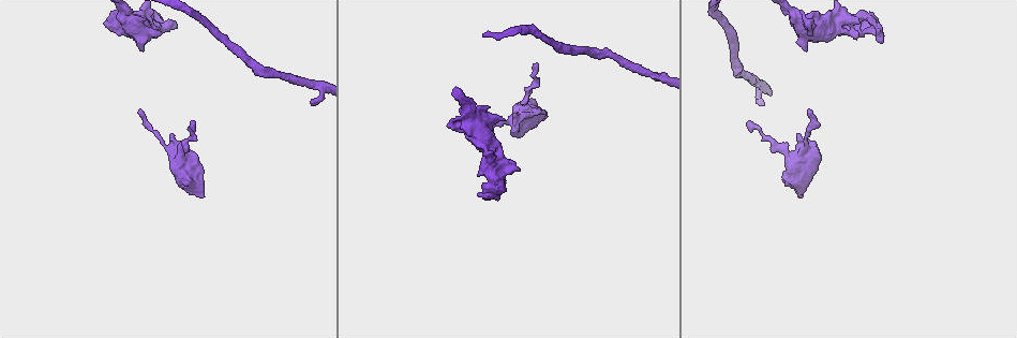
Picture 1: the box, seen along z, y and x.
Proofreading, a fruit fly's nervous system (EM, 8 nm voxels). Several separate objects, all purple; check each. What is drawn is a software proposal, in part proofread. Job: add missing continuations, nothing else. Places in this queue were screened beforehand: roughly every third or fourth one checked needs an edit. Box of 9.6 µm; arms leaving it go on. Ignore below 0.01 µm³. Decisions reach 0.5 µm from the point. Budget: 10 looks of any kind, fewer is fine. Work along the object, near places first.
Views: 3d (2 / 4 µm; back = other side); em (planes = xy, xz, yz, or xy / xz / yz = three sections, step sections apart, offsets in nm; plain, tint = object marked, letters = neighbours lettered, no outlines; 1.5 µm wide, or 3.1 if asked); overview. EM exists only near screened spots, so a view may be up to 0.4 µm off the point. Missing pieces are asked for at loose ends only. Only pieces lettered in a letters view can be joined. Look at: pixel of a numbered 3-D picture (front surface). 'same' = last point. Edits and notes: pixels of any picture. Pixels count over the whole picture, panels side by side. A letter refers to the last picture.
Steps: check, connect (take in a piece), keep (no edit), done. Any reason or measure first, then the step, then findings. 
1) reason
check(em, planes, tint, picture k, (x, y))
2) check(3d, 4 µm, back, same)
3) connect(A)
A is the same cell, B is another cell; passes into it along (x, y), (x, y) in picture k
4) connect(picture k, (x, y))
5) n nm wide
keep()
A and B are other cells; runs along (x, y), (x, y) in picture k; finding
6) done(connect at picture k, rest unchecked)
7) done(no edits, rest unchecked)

three-way junction
check(em, planes, letters, picture 1, (857, 31))

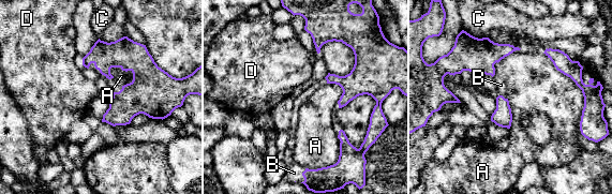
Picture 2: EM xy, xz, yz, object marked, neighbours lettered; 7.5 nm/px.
connect(B)
B is the same cell, A, C and D are other cells; it goes on there

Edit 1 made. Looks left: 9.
free end
check(3d, 4 µm, picture 1, (452, 119))

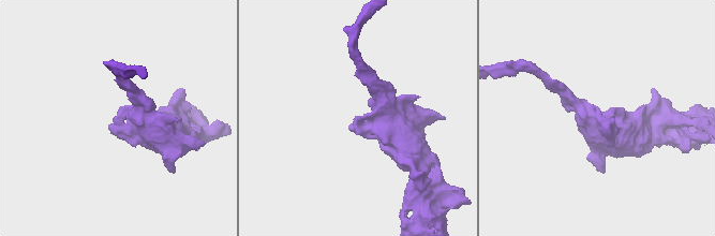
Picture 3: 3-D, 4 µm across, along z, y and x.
shape alone is not enough
check(em, xy, step 4, letters, picture 3, (356, 116))

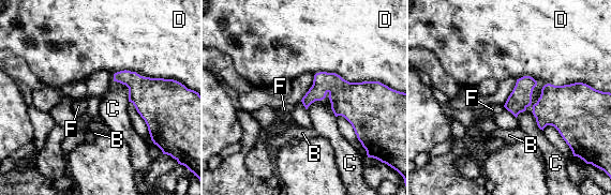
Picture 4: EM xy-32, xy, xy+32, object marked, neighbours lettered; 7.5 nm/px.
check(em, planes, letters, same)

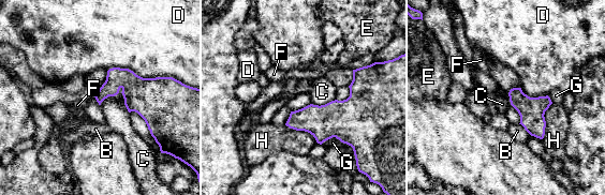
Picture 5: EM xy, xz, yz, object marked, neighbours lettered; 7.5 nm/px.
keep()
B, C, D, E, F, G and H are other cells; none of them fits

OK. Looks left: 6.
check(3d, 2 µm, picture 1, (202, 197))

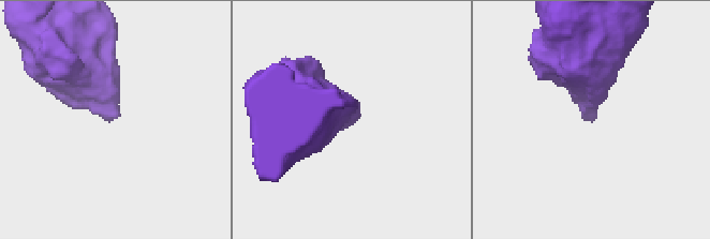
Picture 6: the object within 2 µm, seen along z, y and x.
check(em, planes, letters, picture 6, (354, 122))

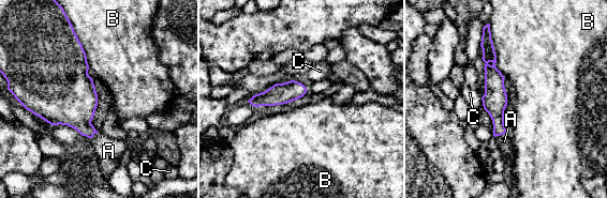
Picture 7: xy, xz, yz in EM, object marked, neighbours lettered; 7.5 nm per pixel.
connect(A)
A is the same cell, B and C are other cells; passes into it along (494, 102), (501, 134), (504, 141) in picture 7; it goes on there

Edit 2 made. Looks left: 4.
done(connect at picture 2, connect at picture 7, rest unchecked)

